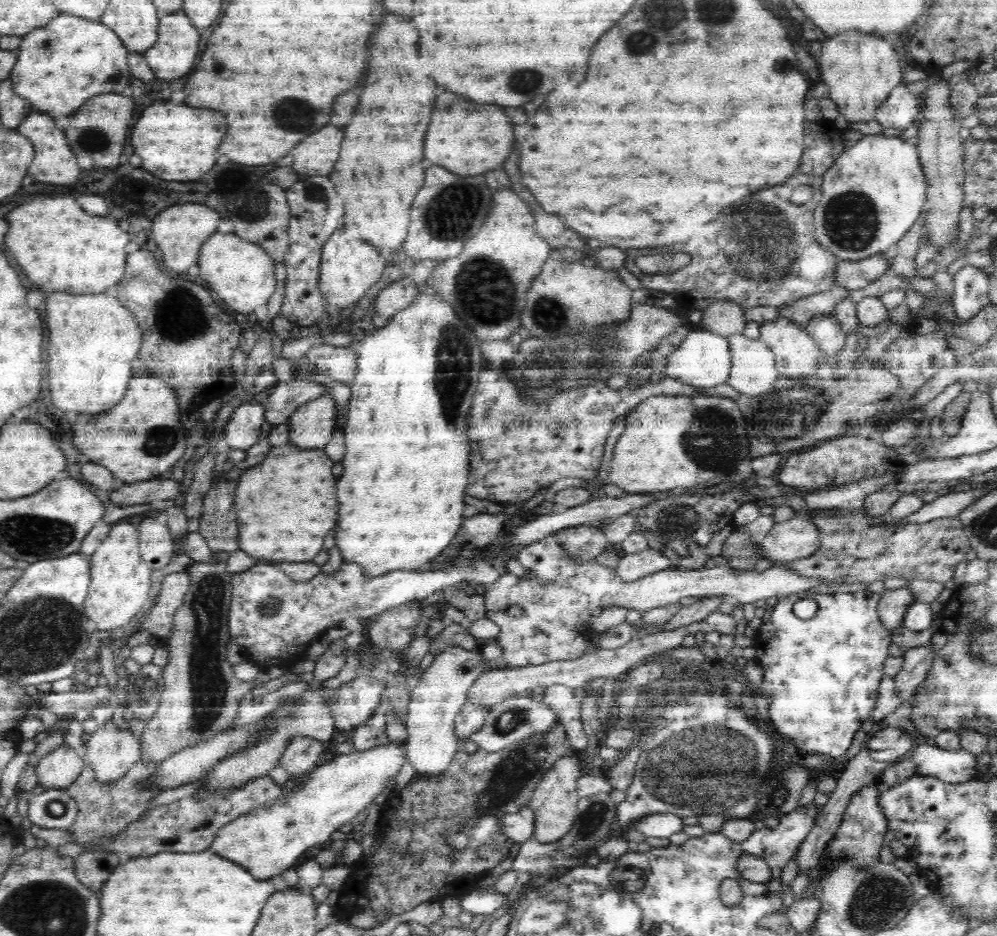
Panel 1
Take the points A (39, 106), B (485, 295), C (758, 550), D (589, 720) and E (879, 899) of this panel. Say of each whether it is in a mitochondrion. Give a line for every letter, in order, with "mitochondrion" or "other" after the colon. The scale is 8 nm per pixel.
A: other
B: mitochondrion
C: other
D: other
E: mitochondrion

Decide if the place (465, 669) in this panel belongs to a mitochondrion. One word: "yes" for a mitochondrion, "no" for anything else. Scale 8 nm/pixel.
no

